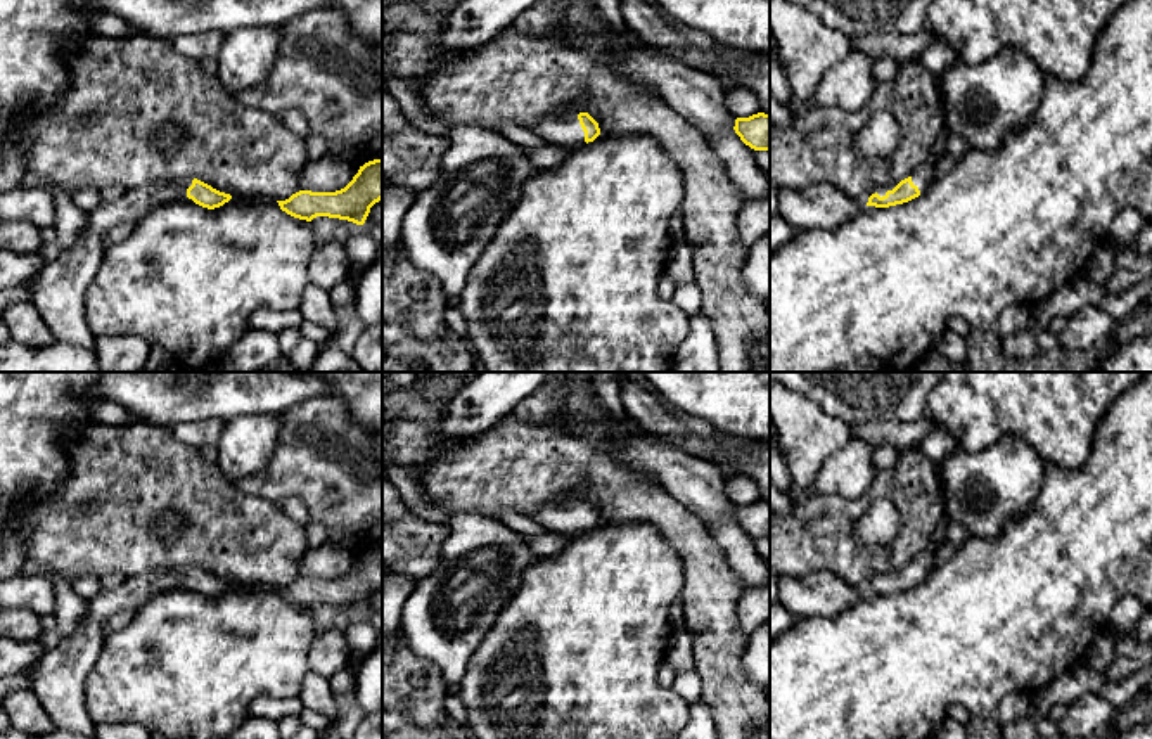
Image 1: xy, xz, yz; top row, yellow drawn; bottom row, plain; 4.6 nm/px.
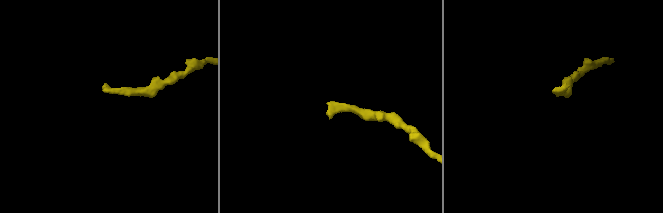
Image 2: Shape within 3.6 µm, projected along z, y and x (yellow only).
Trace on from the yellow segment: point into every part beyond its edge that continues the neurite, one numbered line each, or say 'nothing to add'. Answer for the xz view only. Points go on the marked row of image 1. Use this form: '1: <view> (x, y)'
1: xz (566, 132)

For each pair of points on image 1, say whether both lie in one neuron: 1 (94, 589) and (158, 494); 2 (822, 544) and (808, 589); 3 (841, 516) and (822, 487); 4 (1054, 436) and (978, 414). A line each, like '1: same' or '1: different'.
1: different
2: different
3: different
4: same

